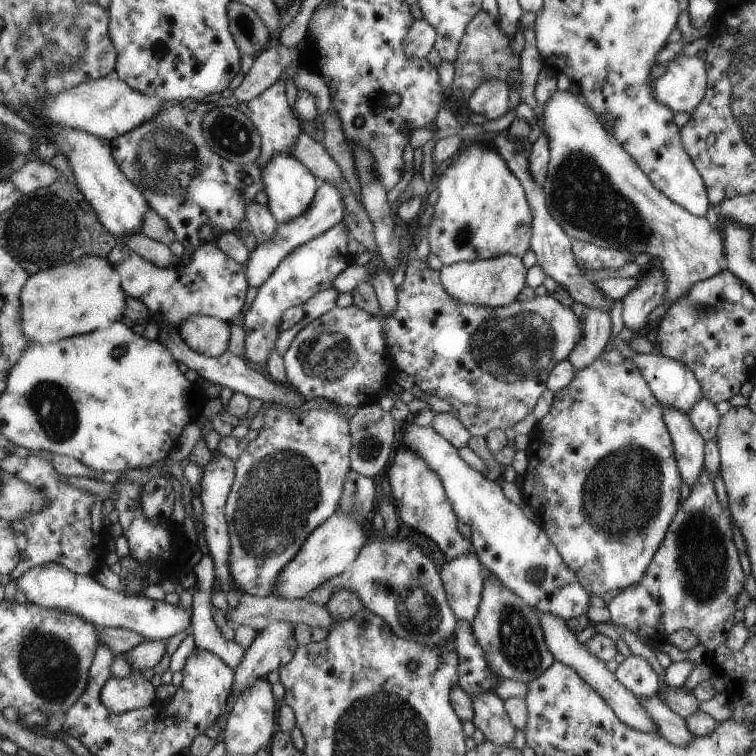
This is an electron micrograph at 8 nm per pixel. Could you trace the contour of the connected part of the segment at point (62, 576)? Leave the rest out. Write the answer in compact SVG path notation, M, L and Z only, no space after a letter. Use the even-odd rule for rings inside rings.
M46 563L37 567L32 567L16 580L19 588L25 593L29 602L40 604L46 608L62 608L74 614L82 614L84 620L94 622L96 626L103 629L106 627L126 628L138 632L146 639L166 639L167 641L186 630L191 624L191 611L181 604L170 604L143 596L132 596L123 592L106 588L100 584L96 577L84 576L62 563Z

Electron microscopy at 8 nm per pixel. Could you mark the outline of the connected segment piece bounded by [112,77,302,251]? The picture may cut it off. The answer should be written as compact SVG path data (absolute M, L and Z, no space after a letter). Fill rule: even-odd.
M280 77L272 86L248 102L234 100L233 96L220 97L213 103L200 103L194 112L184 110L180 102L166 101L154 119L112 141L116 160L120 162L126 178L130 178L132 184L138 186L149 208L170 224L176 240L184 248L194 251L206 242L199 235L200 228L204 225L210 226L214 232L222 230L222 233L227 233L234 231L236 224L243 224L246 204L252 202L264 188L264 166L276 154L292 155L296 138L302 131L302 123L294 116L286 100L284 81ZM240 172L246 172L248 180L241 181L238 178Z

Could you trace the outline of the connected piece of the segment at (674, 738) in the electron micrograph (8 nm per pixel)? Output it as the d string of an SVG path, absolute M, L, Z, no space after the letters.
M658 696L639 698L648 716L656 722L659 734L674 745L686 746L695 736L688 730L685 718L672 712L668 705Z

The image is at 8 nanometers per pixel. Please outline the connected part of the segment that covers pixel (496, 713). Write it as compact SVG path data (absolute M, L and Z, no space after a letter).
M495 692L478 694L472 698L474 705L473 723L481 730L485 740L499 746L510 746L517 728L509 719L504 701Z

